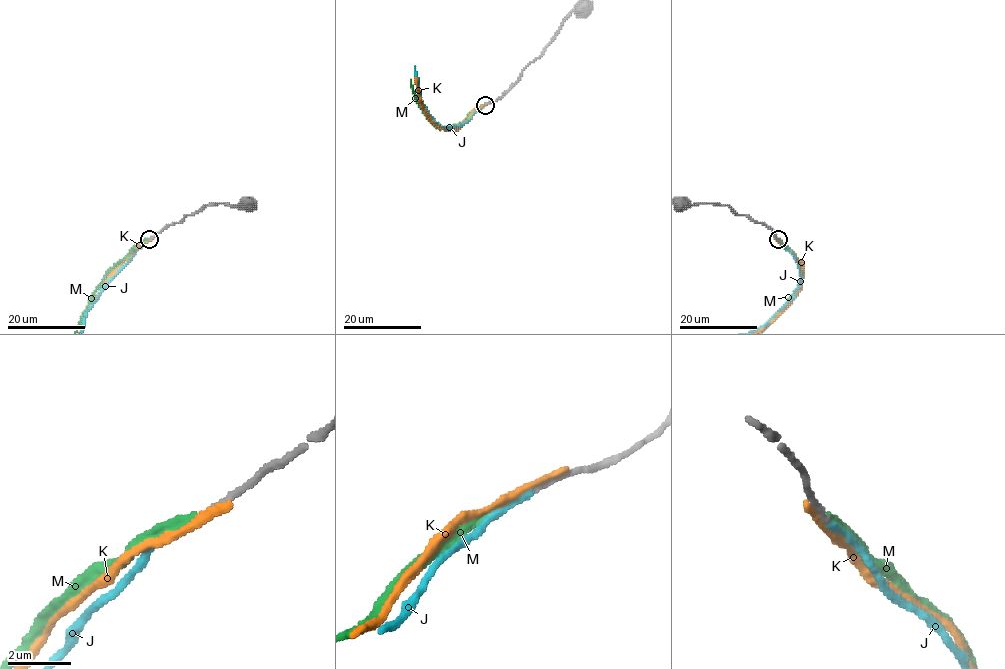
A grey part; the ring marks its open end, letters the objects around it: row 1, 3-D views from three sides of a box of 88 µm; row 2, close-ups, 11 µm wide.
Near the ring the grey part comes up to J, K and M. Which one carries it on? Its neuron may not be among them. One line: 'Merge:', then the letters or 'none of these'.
Merge: J

